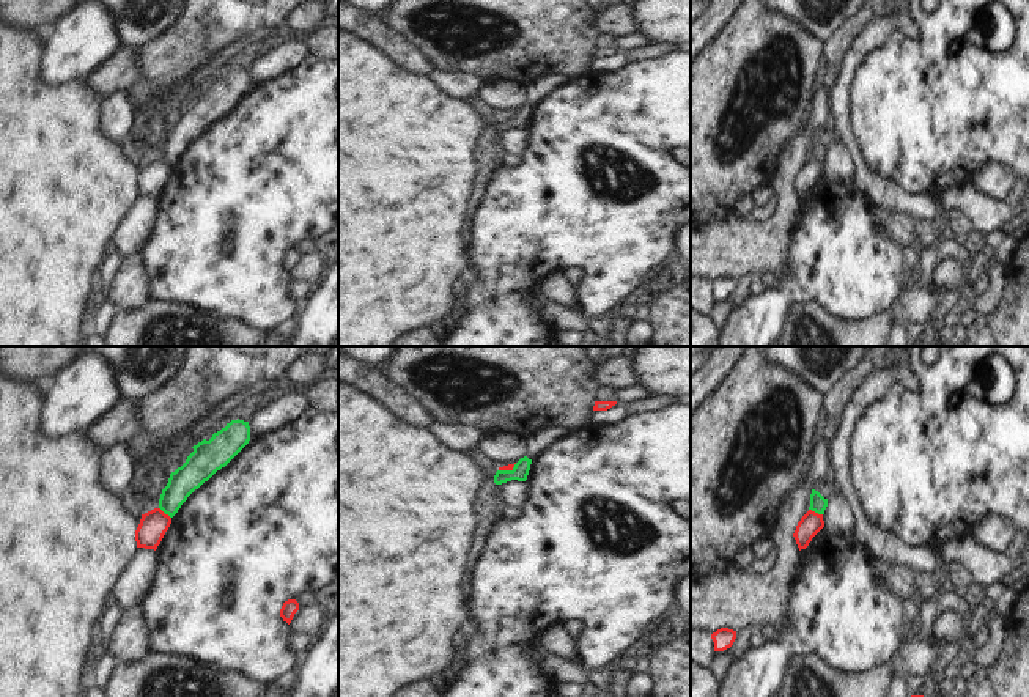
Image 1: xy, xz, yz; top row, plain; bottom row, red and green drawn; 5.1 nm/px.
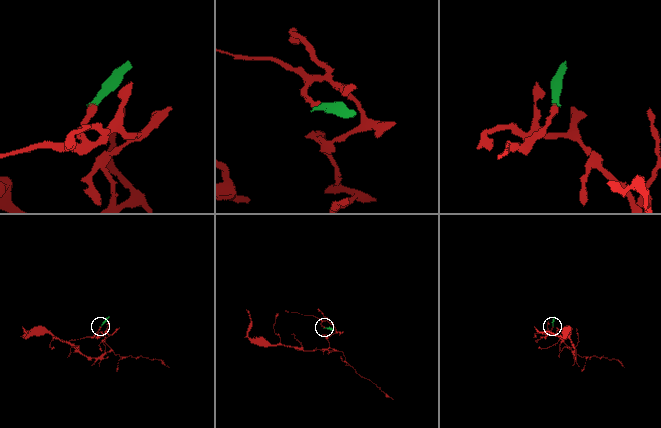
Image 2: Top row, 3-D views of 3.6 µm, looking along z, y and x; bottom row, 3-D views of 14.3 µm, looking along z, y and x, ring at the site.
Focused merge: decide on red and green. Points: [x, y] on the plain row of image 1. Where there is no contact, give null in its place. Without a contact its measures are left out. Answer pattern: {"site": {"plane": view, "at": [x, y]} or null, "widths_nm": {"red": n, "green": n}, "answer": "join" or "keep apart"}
{"site": {"plane": "yz", "at": [814, 159]}, "widths_nm": {"red": 110, "green": 90}, "answer": "keep apart"}

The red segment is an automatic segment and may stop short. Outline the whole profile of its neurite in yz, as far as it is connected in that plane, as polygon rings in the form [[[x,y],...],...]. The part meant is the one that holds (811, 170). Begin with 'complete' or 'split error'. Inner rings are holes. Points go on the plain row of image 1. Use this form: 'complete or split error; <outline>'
complete; [[[809,157],[796,173],[793,181],[796,192],[801,197],[806,197],[812,186],[824,175],[823,162],[818,162]]]

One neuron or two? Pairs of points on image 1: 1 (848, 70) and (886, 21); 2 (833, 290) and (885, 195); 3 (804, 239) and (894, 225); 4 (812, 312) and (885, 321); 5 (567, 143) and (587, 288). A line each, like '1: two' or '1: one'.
1: one
2: two
3: two
4: one
5: one

